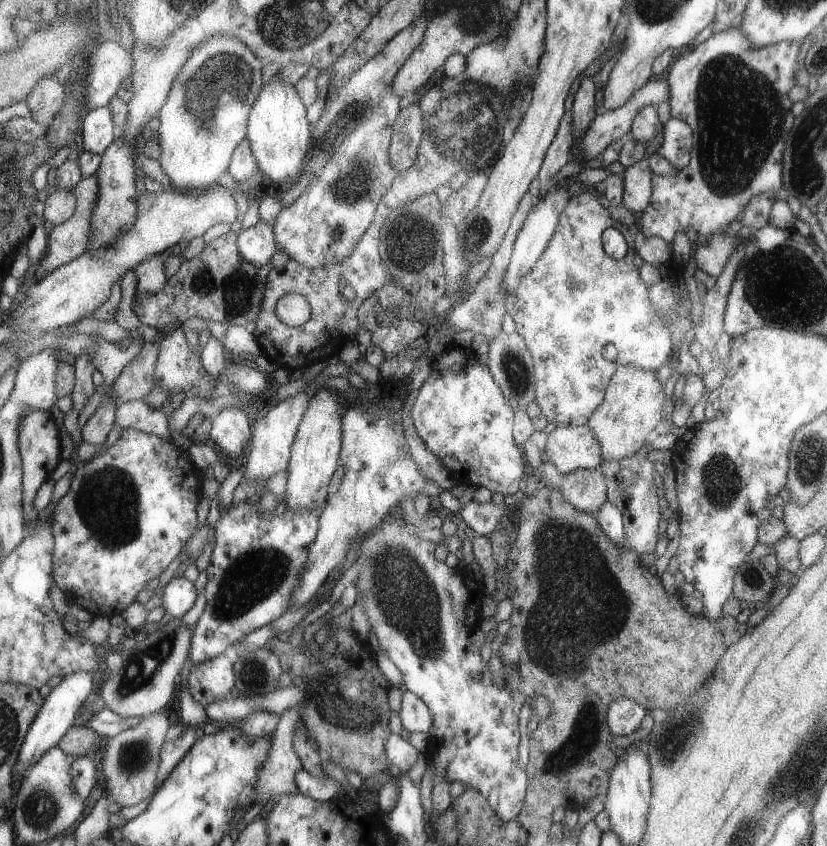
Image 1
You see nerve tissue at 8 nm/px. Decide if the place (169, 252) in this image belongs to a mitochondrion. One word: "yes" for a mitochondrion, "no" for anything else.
no

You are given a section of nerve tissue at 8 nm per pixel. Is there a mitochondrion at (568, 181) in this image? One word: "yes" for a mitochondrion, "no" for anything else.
no

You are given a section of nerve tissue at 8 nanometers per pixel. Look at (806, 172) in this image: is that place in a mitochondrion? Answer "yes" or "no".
yes

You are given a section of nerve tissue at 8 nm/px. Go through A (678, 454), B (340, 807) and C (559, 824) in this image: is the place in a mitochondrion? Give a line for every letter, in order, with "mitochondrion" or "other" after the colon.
A: other
B: other
C: other

